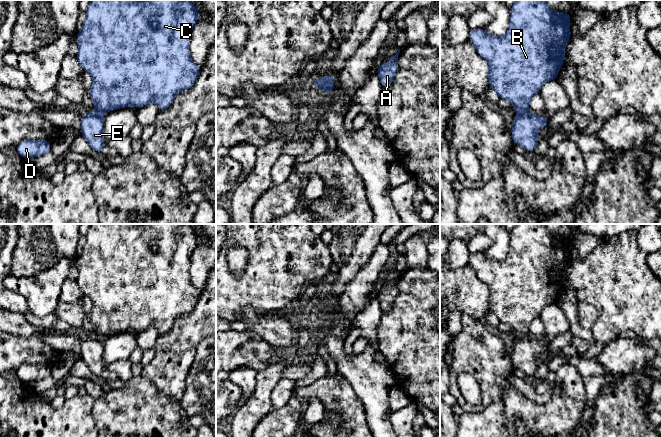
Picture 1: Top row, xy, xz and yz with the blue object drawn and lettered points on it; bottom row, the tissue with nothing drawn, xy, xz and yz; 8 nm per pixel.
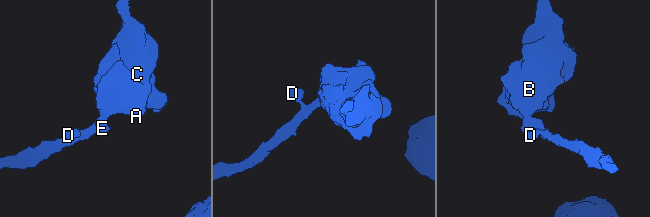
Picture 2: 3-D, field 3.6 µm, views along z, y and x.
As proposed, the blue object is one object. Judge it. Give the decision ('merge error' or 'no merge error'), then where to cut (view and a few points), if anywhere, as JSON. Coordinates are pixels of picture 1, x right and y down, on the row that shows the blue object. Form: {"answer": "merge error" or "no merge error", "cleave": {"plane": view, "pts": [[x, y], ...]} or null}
{"answer": "merge error", "cleave": {"plane": "yz", "pts": [[529, 111], [518, 113]]}}

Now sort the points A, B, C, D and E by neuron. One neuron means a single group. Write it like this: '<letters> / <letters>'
A B C / D E

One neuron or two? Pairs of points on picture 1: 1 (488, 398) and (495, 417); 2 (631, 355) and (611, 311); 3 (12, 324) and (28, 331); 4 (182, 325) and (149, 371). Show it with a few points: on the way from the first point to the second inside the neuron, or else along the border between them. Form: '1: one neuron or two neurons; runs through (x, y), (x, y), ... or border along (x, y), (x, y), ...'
1: two neurons; border along (499, 399), (485, 407)
2: two neurons; border along (618, 338), (606, 345)
3: one neuron; runs through (16, 325), (24, 329)
4: one neuron; runs through (182, 336), (160, 360)

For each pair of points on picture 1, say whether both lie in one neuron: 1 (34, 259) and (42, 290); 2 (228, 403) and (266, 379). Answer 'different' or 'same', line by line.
1: different
2: different

